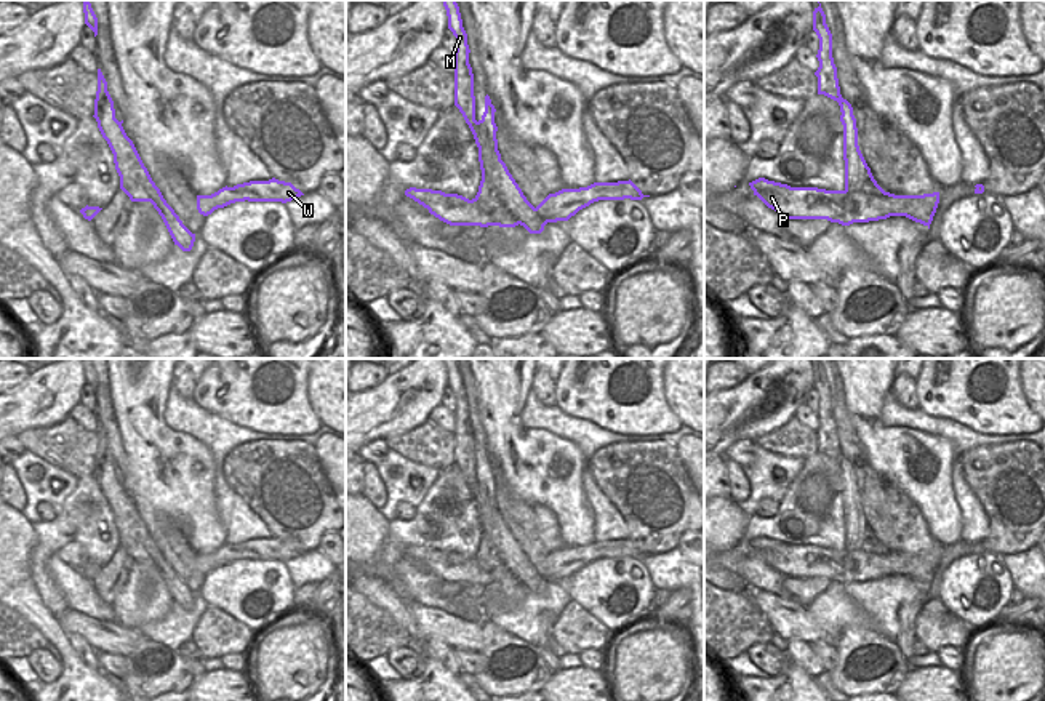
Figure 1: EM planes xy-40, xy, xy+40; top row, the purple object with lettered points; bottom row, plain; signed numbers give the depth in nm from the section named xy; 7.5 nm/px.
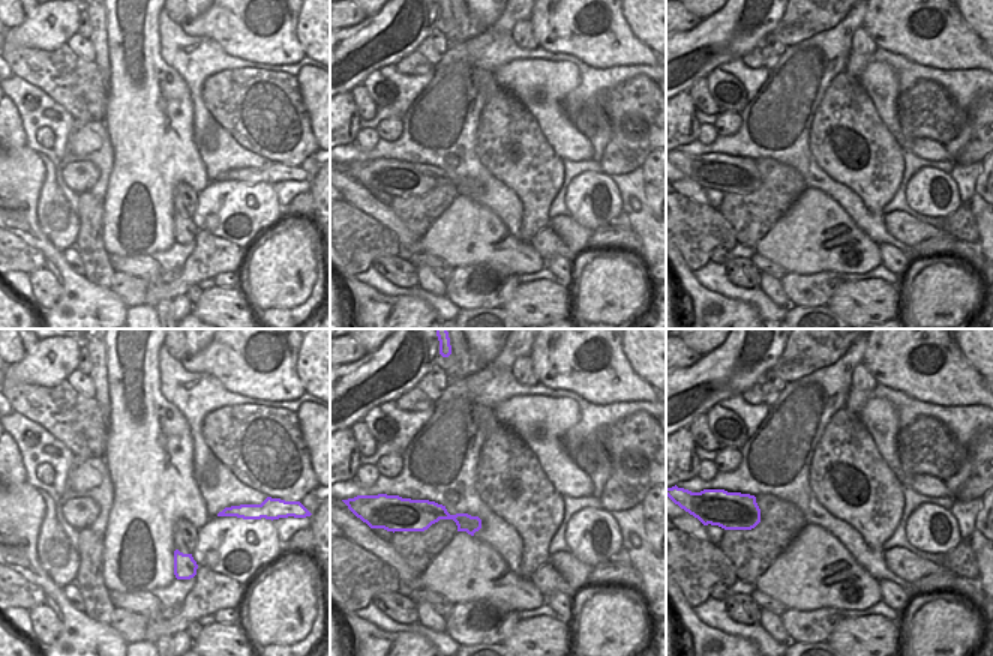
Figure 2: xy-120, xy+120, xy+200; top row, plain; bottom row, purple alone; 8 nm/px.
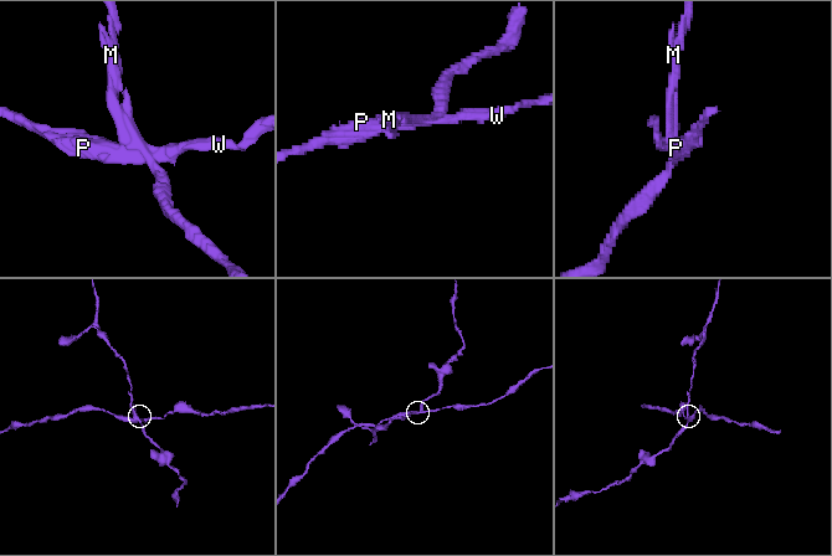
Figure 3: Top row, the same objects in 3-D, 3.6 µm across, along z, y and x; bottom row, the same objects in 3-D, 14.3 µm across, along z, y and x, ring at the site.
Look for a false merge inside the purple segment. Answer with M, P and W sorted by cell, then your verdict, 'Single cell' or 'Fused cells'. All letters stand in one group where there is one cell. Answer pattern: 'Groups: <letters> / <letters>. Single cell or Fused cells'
Groups: M / P W. Fused cells

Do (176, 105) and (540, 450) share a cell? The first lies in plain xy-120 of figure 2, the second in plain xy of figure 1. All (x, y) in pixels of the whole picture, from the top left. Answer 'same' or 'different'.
same

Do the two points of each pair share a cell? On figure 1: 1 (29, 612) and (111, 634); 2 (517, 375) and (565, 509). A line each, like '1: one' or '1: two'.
1: two
2: one

